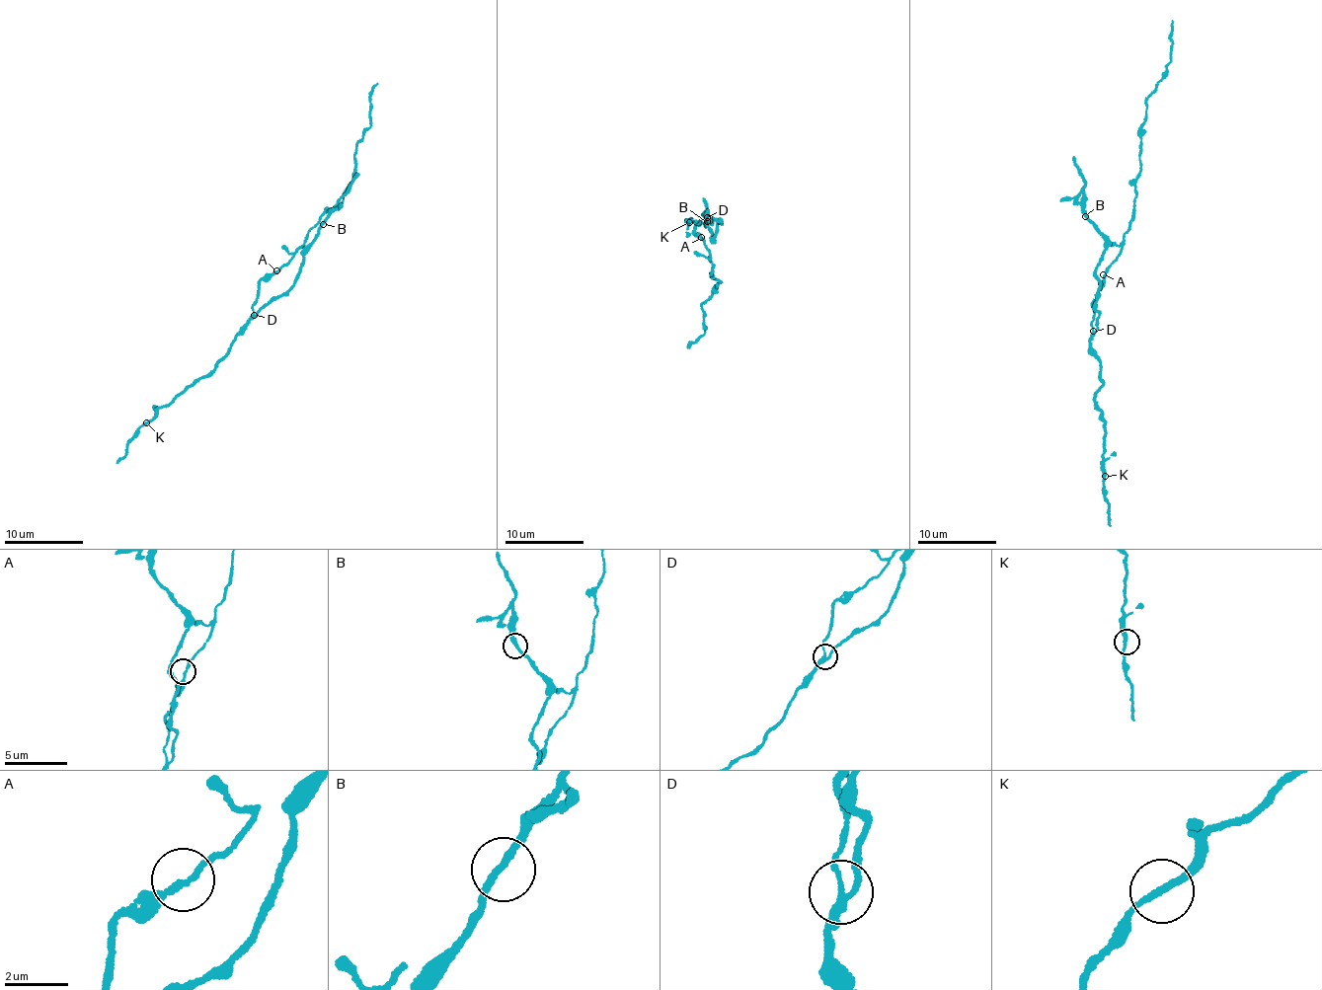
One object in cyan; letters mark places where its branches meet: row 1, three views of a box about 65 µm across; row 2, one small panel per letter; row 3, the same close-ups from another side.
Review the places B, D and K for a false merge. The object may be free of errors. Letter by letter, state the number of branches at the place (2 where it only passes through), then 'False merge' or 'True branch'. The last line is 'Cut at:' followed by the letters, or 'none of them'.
B: Branches: 2. True branch
D: Branches: 3. False merge
K: Branches: 2. True branch
Cut at: D

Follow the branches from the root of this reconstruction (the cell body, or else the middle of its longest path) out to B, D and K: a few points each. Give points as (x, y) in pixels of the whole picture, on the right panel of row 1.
B: (1106, 274), (1093, 301), (1095, 330), (1096, 267), (1105, 244), (1085, 216)
D: (1106, 274), (1093, 301), (1093, 330)
K: (1106, 274), (1093, 301), (1090, 340), (1103, 385), (1096, 398), (1104, 425), (1105, 476)

